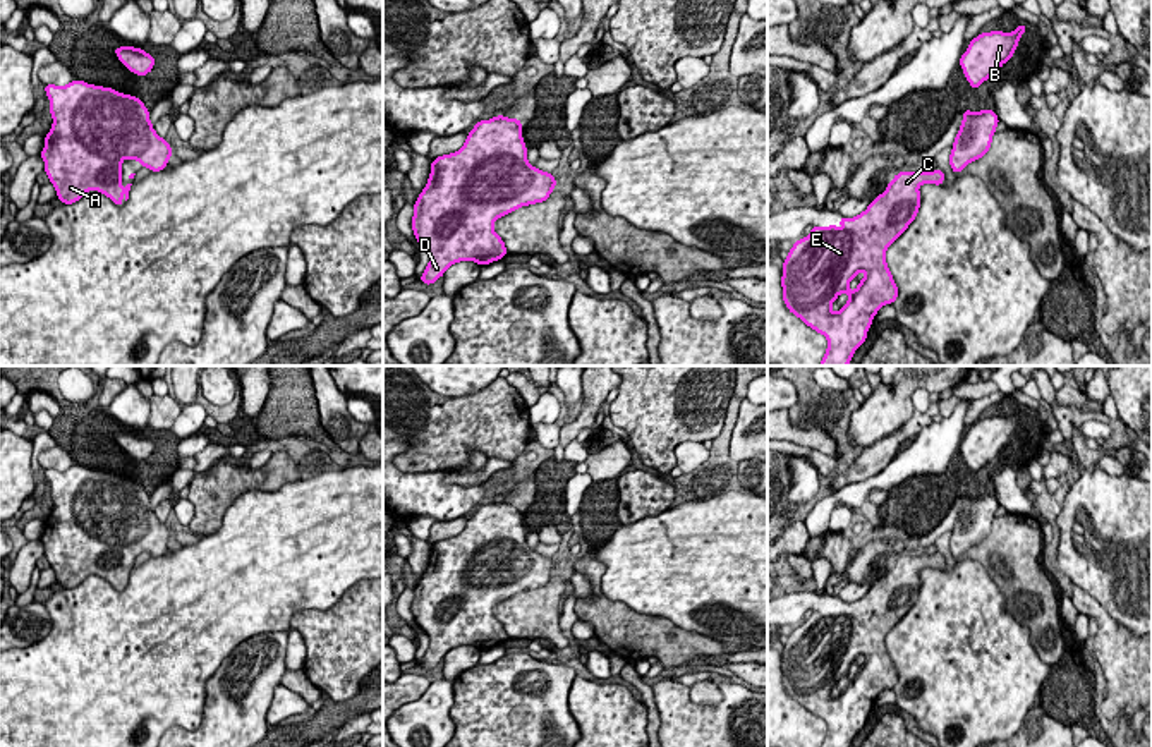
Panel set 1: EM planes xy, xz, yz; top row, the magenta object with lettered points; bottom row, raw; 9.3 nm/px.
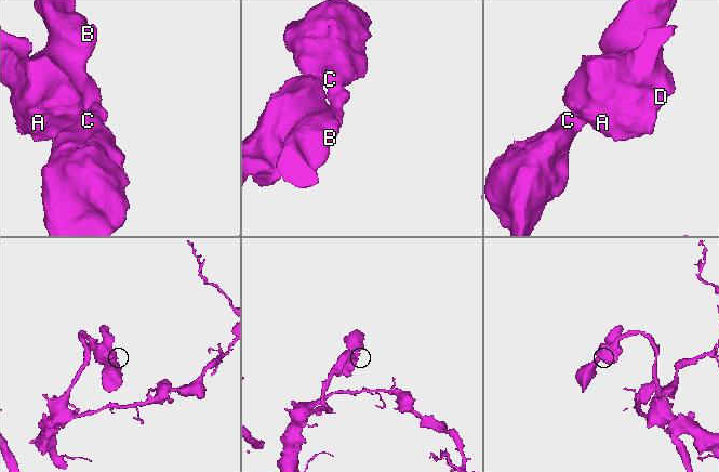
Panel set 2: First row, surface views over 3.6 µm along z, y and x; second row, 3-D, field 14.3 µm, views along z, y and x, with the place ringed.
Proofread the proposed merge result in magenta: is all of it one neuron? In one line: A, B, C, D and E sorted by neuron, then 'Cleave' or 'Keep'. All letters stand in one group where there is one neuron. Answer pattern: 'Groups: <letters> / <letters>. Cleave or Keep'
Groups: A B C D E. Keep

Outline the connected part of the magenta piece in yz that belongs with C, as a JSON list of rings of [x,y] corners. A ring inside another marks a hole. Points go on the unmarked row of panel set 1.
[[[900,556],[886,575],[853,603],[840,603],[841,615],[834,608],[822,613],[814,610],[805,623],[788,635],[783,646],[783,685],[790,697],[807,711],[822,718],[828,733],[821,747],[850,747],[855,735],[865,726],[874,701],[884,689],[893,689],[898,671],[886,647],[888,632],[908,613],[920,592],[922,568],[943,570],[944,556]],[[840,678],[848,678],[848,687],[833,697],[831,690]]]

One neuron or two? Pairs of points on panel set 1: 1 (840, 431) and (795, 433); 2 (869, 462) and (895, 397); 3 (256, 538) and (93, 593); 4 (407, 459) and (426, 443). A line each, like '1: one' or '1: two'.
1: two
2: two
3: one
4: one

